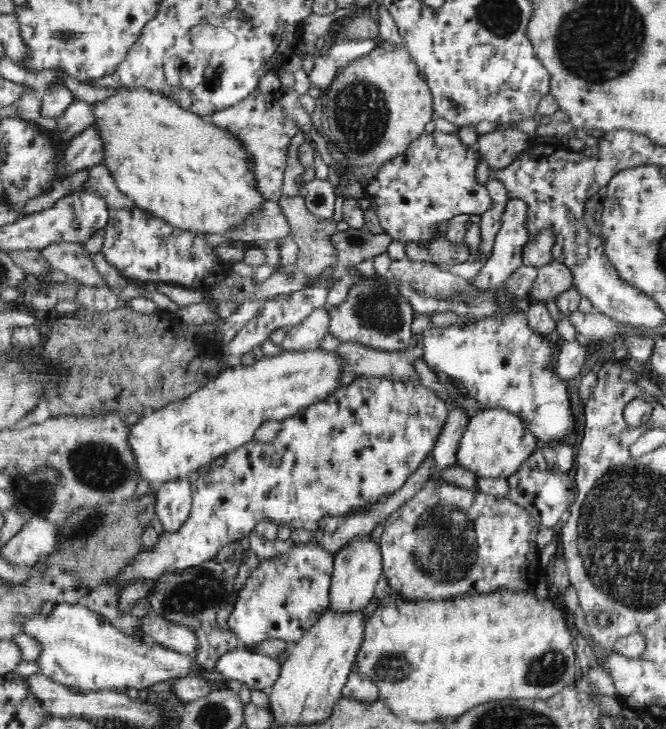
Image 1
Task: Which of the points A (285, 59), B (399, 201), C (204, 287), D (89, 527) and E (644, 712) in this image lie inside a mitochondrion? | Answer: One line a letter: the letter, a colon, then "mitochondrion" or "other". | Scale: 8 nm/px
A: other
B: other
C: other
D: mitochondrion
E: other

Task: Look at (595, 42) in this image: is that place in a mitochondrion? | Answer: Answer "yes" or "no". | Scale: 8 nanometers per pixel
yes

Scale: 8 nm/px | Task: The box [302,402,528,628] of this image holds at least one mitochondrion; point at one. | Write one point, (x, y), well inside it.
(444, 549)

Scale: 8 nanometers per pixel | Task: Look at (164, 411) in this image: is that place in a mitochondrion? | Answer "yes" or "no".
no

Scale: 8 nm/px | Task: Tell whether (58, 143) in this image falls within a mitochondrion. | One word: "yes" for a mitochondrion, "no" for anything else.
no

